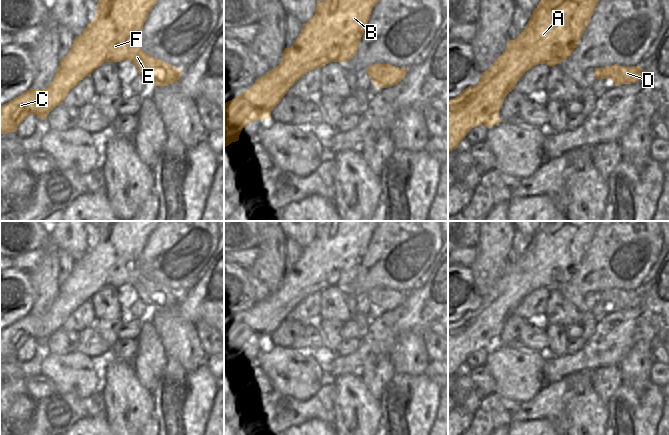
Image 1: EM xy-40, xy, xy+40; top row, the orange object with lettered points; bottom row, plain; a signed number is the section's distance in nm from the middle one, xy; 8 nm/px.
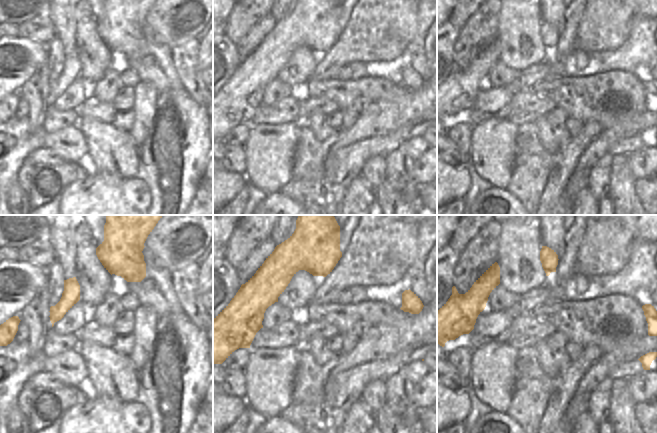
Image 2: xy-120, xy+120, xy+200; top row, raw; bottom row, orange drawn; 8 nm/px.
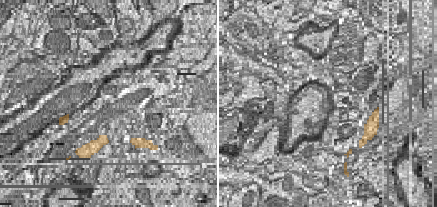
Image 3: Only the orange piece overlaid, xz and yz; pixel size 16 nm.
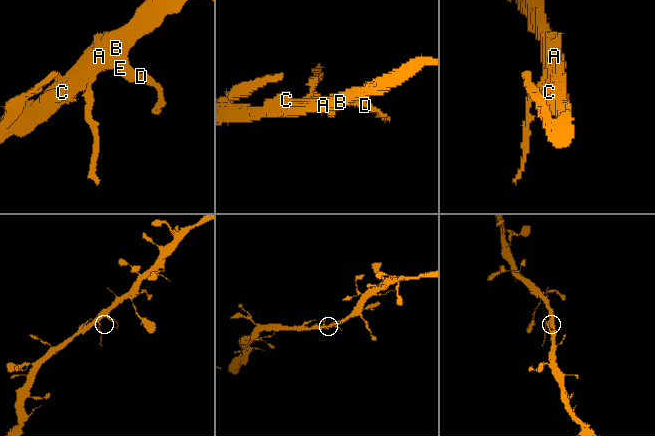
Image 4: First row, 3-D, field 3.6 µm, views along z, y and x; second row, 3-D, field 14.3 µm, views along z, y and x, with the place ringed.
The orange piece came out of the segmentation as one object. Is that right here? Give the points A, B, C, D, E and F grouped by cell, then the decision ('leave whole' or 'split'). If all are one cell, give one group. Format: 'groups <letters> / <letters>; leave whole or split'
groups A B C D E F; leave whole

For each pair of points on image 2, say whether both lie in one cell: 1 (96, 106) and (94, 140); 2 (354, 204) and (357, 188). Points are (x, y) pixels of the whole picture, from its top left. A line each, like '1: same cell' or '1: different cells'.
1: different cells
2: same cell

